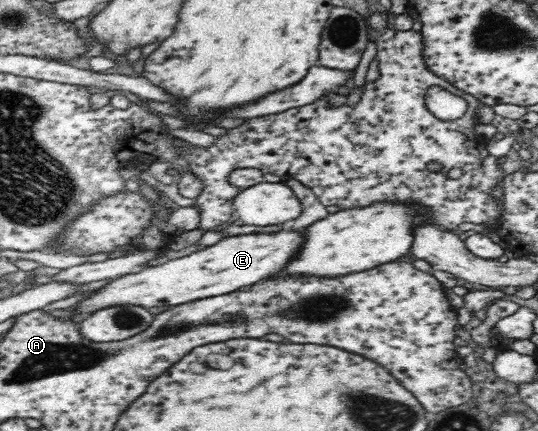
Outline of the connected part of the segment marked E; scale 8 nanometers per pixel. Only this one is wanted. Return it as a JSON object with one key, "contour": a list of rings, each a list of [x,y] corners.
{"contour":[[[285,228],[282,231],[265,234],[251,233],[228,236],[212,246],[166,261],[156,266],[143,267],[141,271],[123,275],[106,283],[69,308],[69,314],[95,313],[109,307],[143,307],[149,310],[162,305],[181,305],[237,291],[239,287],[253,285],[281,271],[291,257],[297,255],[303,245],[303,232]]]}

